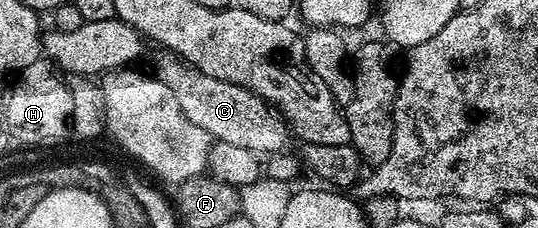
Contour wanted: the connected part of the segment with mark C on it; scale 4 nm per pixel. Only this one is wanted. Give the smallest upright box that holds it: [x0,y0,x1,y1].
[154,51,294,155]

